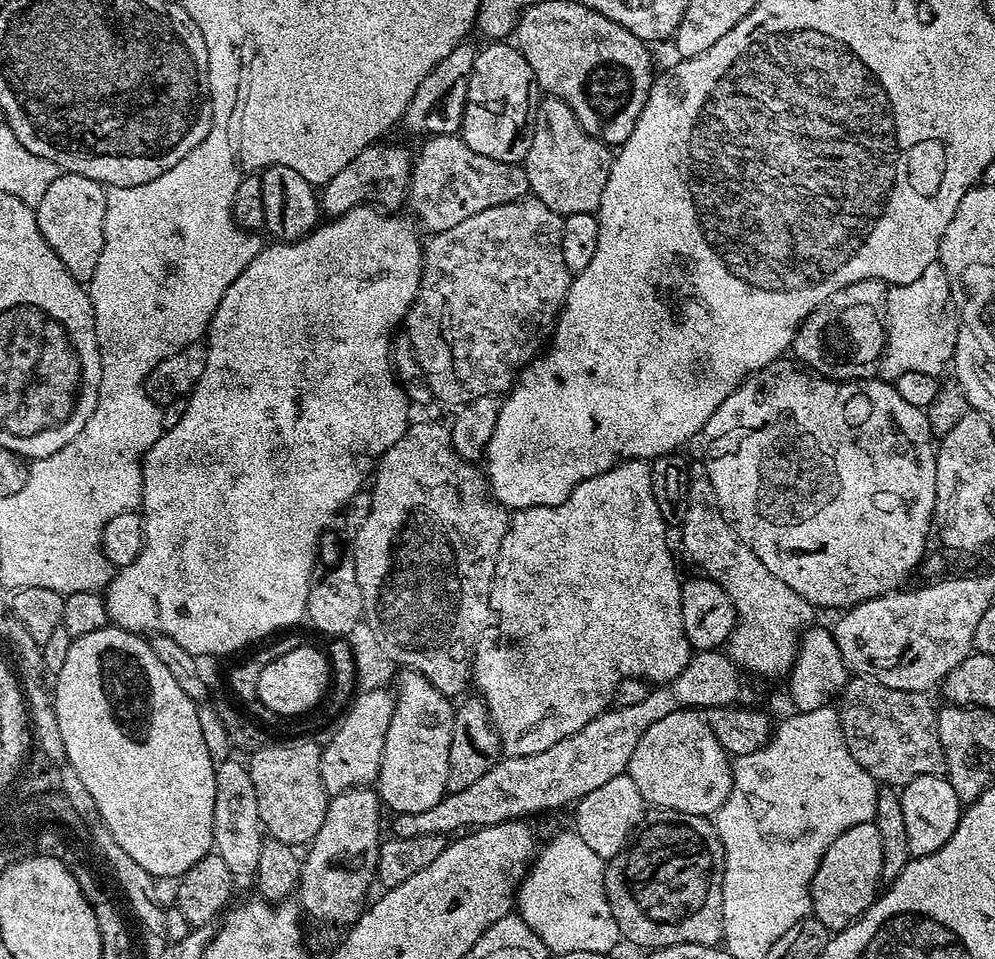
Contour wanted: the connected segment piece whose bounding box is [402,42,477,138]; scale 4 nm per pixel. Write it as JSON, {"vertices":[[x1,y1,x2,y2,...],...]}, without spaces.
{"vertices":[[465,42,450,50,450,54,446,54,446,58,442,58,442,62,438,62,438,66,434,66,434,70,426,74,422,82,418,82,418,90,414,90,414,98,404,111,402,128,419,138,459,133,470,87,472,64,477,54,477,49,471,48,470,44]]}

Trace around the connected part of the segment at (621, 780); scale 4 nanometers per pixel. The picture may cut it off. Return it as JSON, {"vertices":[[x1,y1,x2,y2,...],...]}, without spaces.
{"vertices":[[627,774,616,776,575,802,574,831,582,838,582,842,586,842,586,846,590,846,590,850,594,850,594,854,598,854,598,858,607,862,628,847,638,825,645,819,644,808,645,798,638,786,634,786,634,778]]}

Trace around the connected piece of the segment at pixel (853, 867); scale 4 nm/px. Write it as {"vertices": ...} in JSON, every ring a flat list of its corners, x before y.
{"vertices":[[874,822,850,826,850,830,846,830,846,834,838,834,830,850,822,854,822,862,812,879,811,915,822,922,829,933,841,932,876,901,882,884,881,874,882,837,878,835,878,826]]}

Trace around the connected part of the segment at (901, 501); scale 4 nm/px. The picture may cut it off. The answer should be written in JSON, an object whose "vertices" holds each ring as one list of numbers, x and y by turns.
{"vertices":[[781,358,773,364,767,364,762,371,755,372,738,385,730,394,730,398,726,398,726,402,722,402,718,410,714,410,710,422,704,424,703,471,710,486,714,486,714,498,718,502,718,510,722,510,722,518,726,518,730,530,734,530,734,534,738,534,738,538,746,546,750,546,754,554,758,554,758,562,762,562,762,566,766,566,766,570,770,570,774,578,782,578,782,582,786,582,786,586,790,586,794,594,806,598,806,602,810,602,817,609,847,610,870,598,897,591,903,585,900,583,907,578,908,572,914,571,915,568,917,571,925,559,924,547,928,544,928,531,931,528,933,531,934,513,938,508,936,448,928,415,925,409,910,406,910,402,905,402,898,395,896,387,887,380,825,380,823,376,817,376,797,366,791,359]]}

